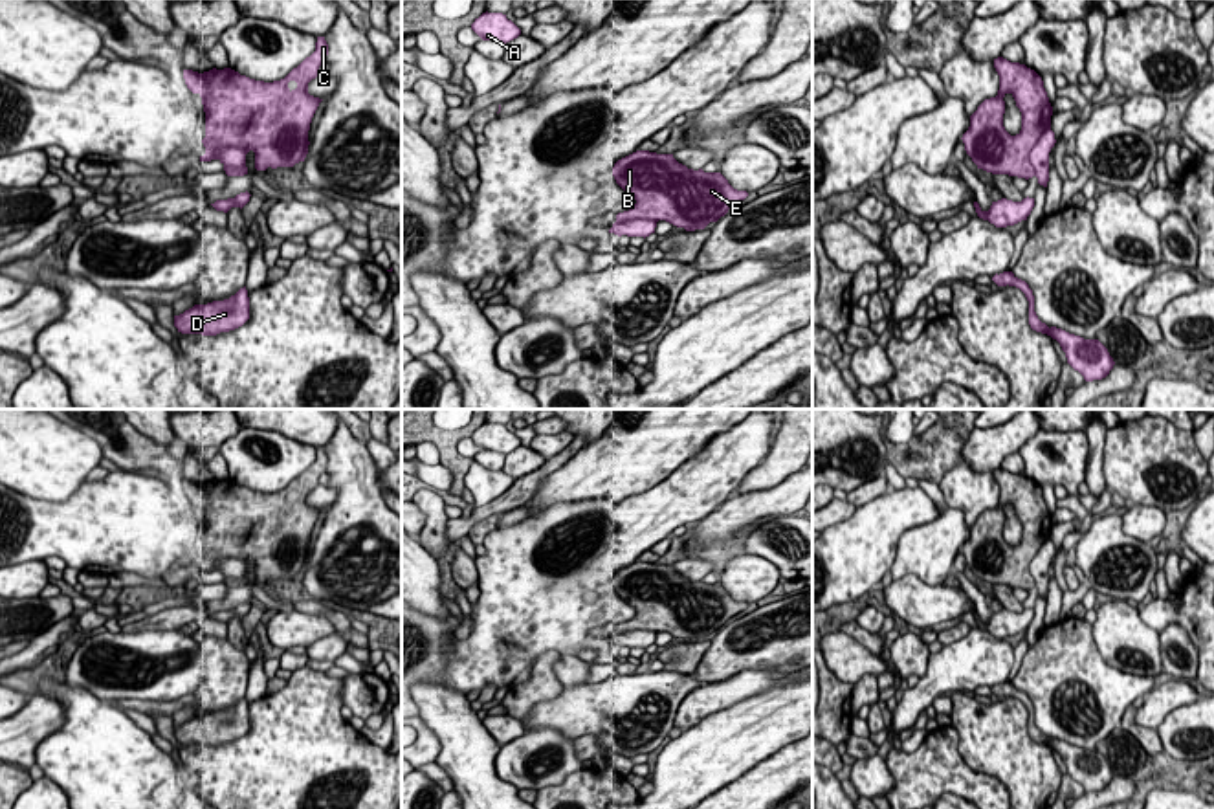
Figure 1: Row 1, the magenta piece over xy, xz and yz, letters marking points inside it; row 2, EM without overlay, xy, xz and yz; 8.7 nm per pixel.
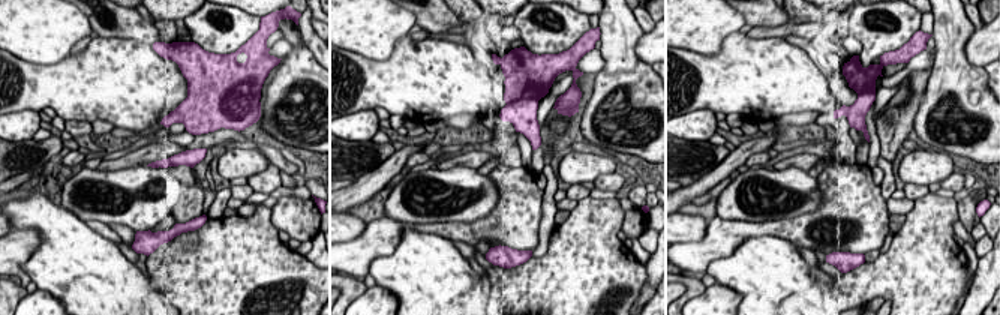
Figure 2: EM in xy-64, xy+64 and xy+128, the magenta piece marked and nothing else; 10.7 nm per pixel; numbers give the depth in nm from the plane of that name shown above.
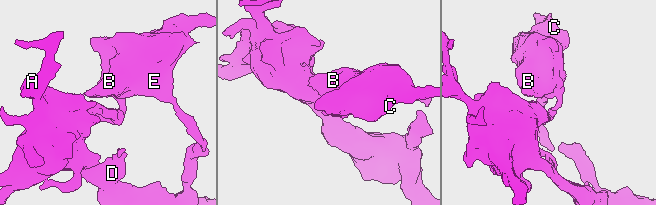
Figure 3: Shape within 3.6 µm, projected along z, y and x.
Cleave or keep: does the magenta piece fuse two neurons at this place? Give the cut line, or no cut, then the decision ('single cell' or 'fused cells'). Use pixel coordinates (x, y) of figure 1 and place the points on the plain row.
cut yz (1049, 538), (1029, 565), (1033, 586); fused cells

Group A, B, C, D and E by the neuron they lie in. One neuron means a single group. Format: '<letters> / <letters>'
A D / B C E

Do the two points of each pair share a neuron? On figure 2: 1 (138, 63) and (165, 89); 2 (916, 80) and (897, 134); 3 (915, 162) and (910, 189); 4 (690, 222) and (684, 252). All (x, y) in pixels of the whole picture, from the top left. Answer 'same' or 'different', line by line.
1: same
2: same
3: different
4: different

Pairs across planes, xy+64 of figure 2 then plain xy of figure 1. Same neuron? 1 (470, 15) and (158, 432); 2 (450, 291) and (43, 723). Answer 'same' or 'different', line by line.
1: same
2: different

